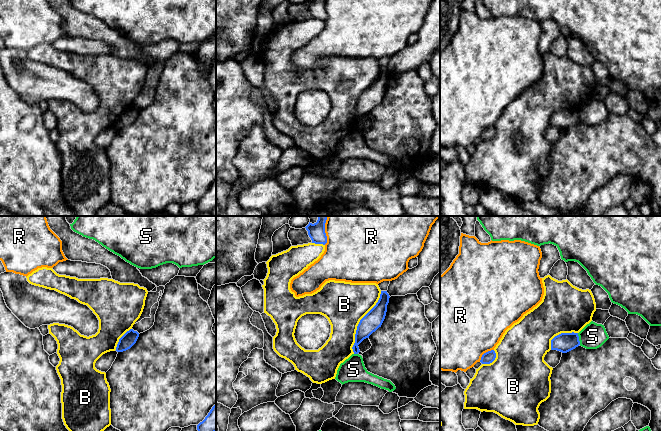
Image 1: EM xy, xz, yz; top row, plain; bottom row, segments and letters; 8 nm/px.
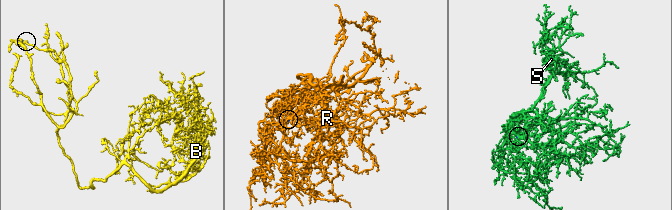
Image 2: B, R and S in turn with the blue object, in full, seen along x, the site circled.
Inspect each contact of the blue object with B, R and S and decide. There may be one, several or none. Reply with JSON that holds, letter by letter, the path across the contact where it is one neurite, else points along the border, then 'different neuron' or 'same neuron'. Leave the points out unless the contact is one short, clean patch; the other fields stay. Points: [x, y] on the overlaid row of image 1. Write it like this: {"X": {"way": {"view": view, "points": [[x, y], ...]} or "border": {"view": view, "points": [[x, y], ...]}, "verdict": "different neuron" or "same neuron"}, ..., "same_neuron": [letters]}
{"B": {"verdict": "different neuron"}, "R": {"verdict": "different neuron"}, "S": {"border": {"view": "yz", "points": [[577, 333], [580, 344]]}, "verdict": "different neuron"}, "same_neuron": []}

